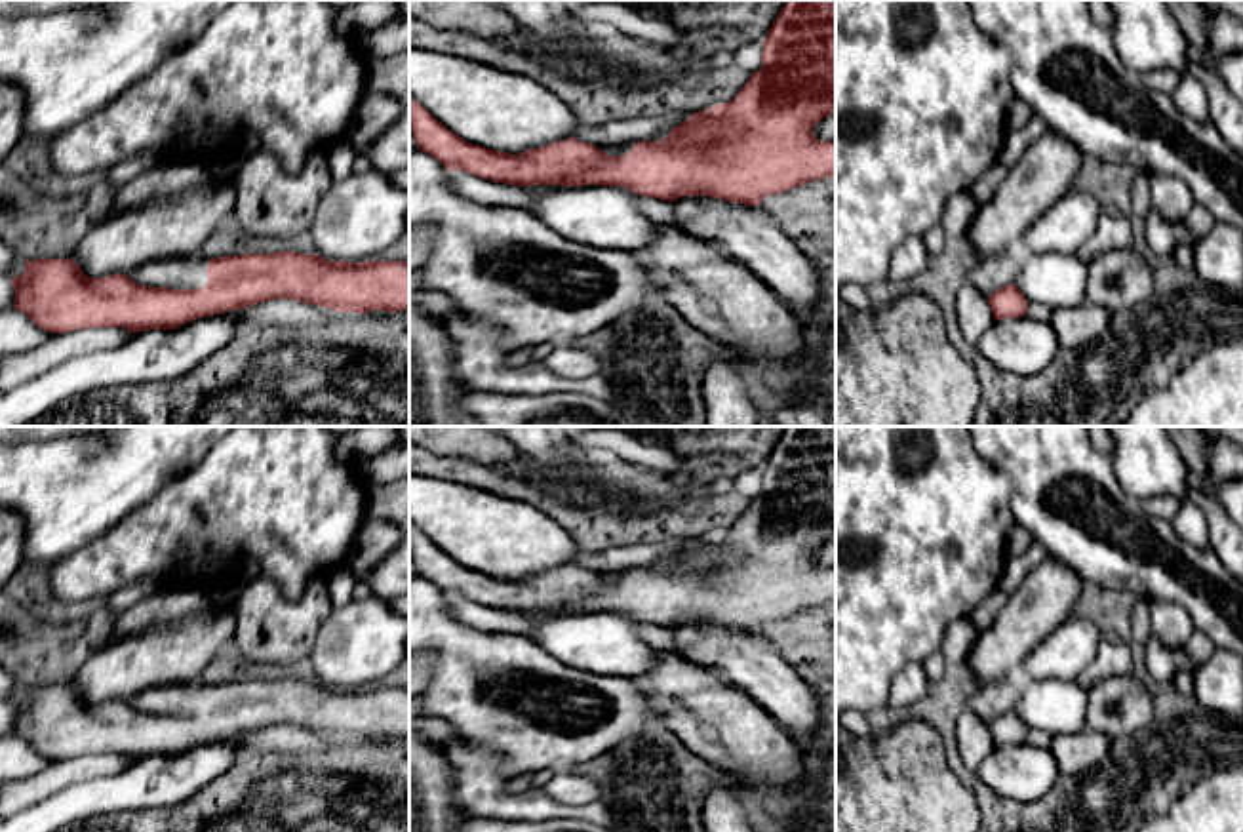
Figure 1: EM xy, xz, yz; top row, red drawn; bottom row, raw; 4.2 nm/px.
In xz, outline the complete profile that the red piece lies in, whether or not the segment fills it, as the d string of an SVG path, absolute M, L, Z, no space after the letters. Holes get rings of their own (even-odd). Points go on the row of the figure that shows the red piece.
M786 0L763 40L761 61L763 67L731 101L691 114L661 141L598 149L569 137L520 154L499 152L459 137L411 99L409 129L417 149L445 169L529 192L603 185L664 202L710 196L758 206L771 194L836 177L836 141L813 135L815 124L836 112L836 0Z

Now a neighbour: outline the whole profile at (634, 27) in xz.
M562 0L582 23L609 23L626 42L681 50L685 30L613 0Z

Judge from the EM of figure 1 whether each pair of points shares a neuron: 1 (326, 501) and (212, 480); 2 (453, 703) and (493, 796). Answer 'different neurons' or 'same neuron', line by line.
1: same neuron
2: different neurons

